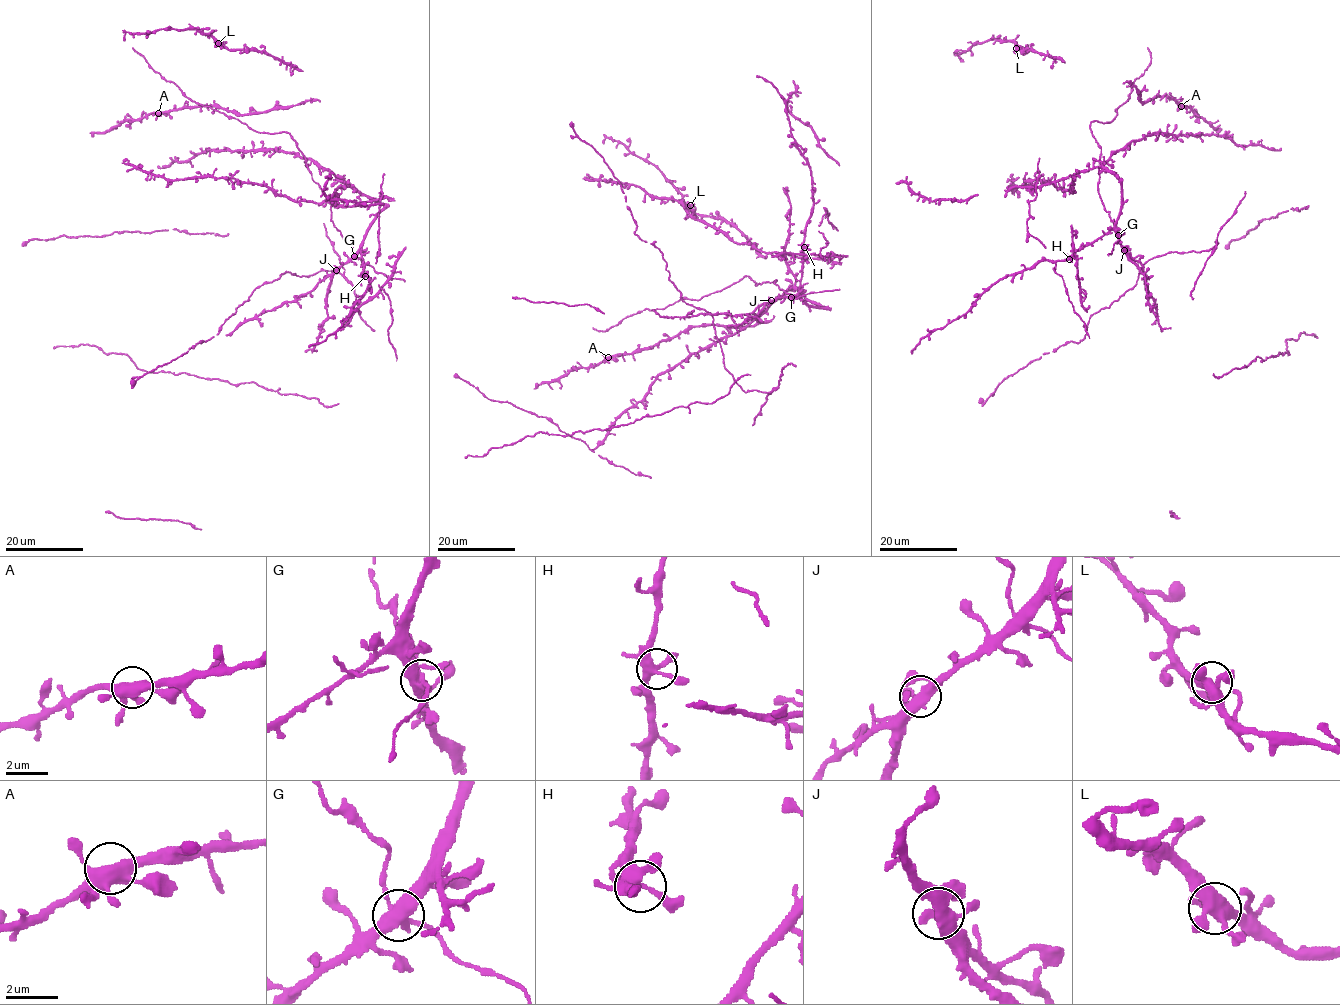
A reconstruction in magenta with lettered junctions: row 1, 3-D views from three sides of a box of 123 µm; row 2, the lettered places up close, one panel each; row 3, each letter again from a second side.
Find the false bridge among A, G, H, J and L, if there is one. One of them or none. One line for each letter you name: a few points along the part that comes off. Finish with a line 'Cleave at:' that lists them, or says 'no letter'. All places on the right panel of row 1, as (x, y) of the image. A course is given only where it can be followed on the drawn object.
Cleave at: no letter

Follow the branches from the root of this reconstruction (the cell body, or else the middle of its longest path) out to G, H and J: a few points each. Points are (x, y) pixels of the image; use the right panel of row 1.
G: (1121, 202), (1116, 224), (1118, 234)
H: (1121, 202), (1117, 223), (1105, 234), (1080, 247), (1069, 259)
J: (1121, 202), (1116, 225), (1124, 250)

